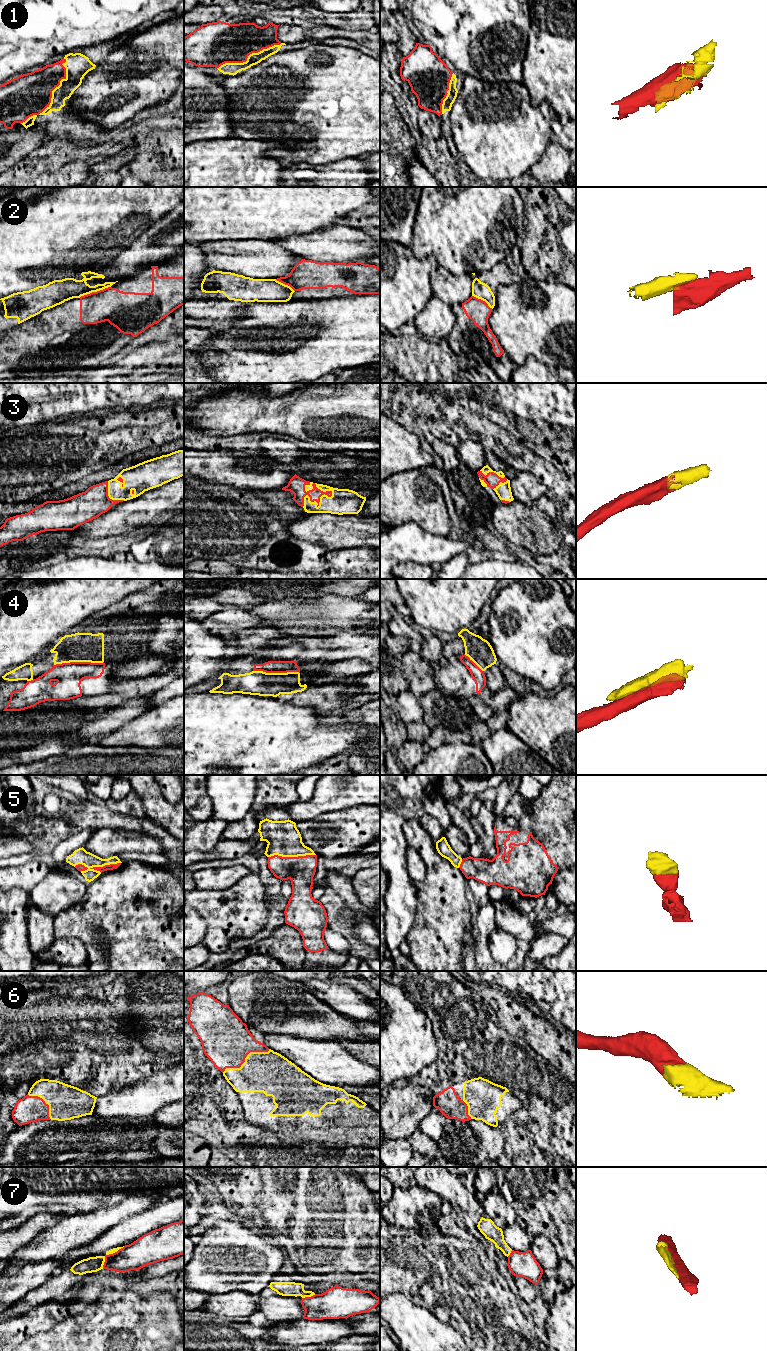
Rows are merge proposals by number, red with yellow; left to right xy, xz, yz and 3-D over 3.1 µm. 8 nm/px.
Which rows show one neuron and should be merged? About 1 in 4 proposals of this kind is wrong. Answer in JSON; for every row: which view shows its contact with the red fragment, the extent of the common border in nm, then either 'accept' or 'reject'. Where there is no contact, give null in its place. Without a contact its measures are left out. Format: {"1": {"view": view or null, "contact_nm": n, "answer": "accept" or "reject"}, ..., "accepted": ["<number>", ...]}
{"1": {"view": "xz", "contact_nm": 550, "answer": "accept"}, "2": {"view": "xy", "contact_nm": 280, "answer": "reject"}, "3": {"view": "xz", "contact_nm": 280, "answer": "accept"}, "4": {"view": "xy", "contact_nm": 400, "answer": "reject"}, "5": {"view": "xy", "contact_nm": 380, "answer": "accept"}, "6": {"view": "xz", "contact_nm": 420, "answer": "accept"}, "7": {"view": "xy", "contact_nm": 260, "answer": "reject"}, "accepted": ["1", "3", "5", "6"]}

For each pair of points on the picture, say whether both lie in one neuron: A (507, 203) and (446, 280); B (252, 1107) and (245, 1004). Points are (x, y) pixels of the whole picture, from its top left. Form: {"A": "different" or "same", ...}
{"A": "different", "B": "different"}

